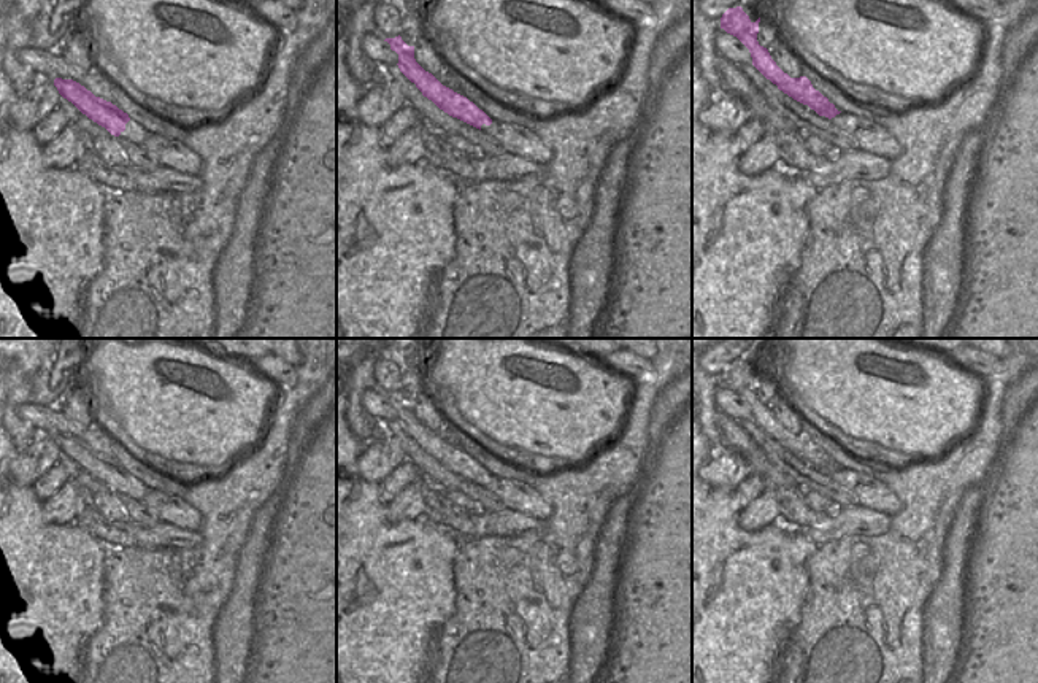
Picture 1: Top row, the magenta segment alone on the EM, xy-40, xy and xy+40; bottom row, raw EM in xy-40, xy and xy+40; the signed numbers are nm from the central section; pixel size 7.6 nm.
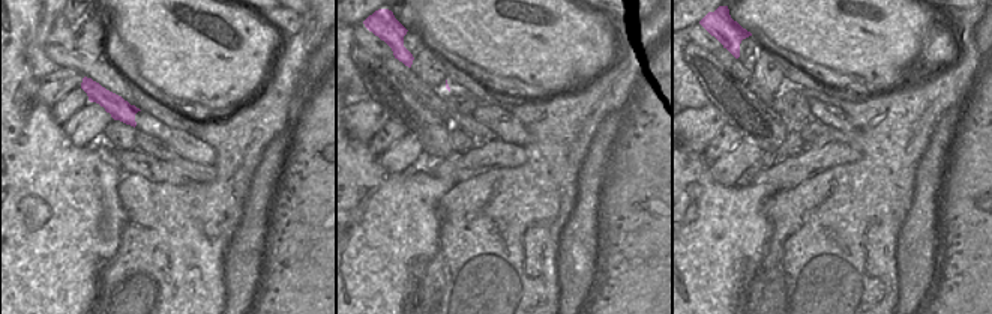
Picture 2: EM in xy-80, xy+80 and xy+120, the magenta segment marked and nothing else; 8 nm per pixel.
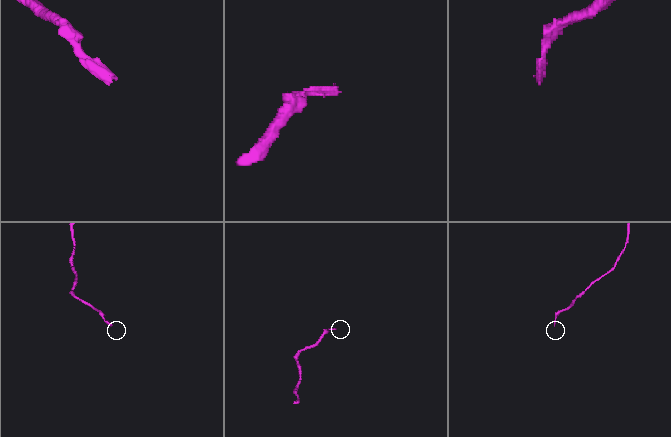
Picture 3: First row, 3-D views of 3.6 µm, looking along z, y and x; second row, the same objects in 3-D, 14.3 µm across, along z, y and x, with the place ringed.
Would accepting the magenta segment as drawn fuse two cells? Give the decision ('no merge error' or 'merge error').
merge error

